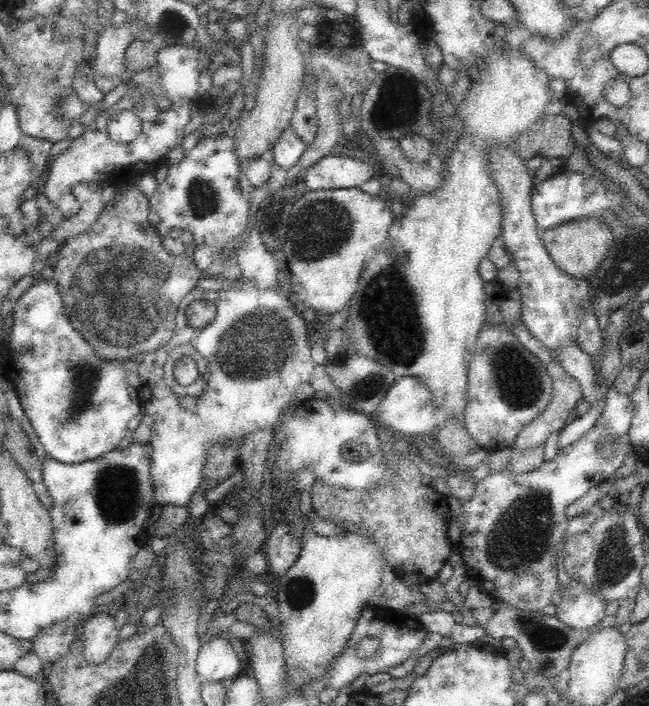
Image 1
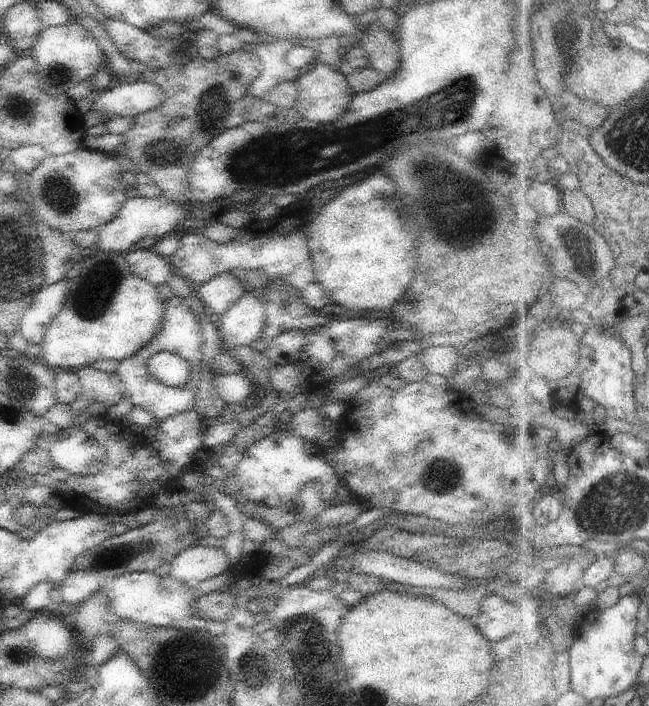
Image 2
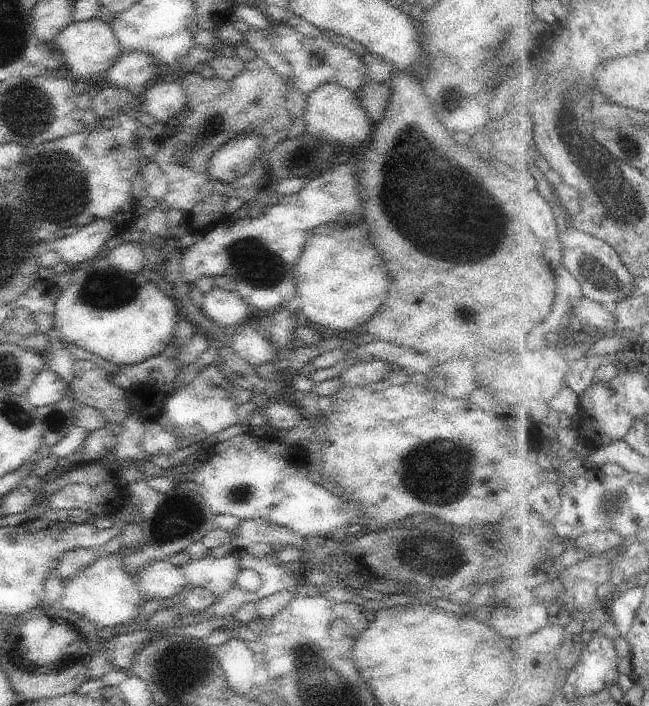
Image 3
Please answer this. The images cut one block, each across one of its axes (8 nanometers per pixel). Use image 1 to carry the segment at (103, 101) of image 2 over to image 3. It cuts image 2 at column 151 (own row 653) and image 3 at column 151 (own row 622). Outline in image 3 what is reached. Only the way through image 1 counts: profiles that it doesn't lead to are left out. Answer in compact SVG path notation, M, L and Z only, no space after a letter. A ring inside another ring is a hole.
M157 82L144 88L138 97L141 109L155 118L156 122L164 123L171 116L175 116L186 101L180 83Z

